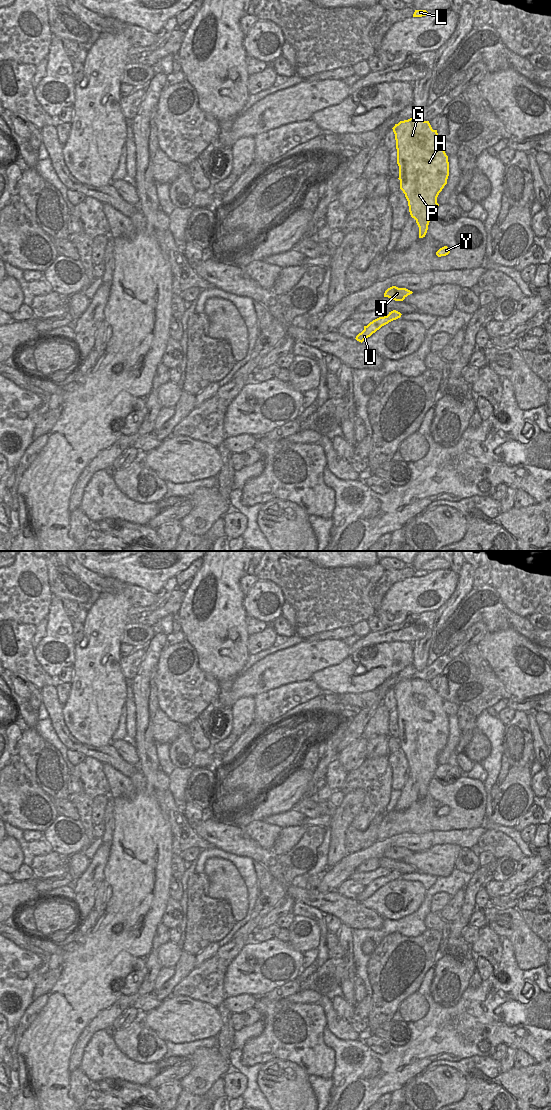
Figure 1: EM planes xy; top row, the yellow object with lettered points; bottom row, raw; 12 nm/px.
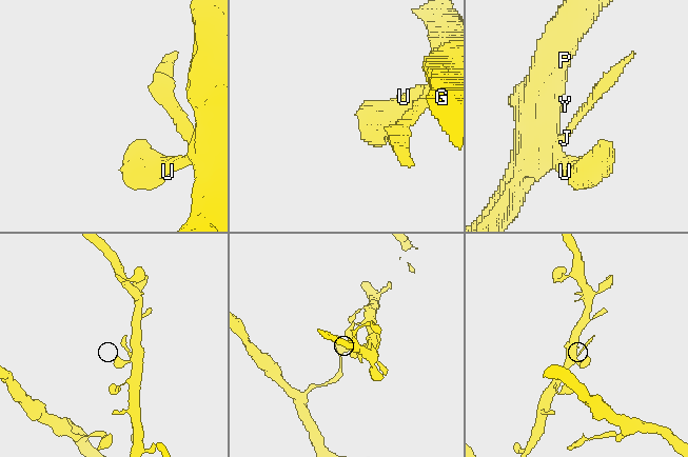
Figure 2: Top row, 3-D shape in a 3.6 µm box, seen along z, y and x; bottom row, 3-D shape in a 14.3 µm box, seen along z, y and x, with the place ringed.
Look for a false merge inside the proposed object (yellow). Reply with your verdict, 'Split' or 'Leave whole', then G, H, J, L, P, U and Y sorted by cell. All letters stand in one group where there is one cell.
Leave whole. Groups: G H J L P U Y.

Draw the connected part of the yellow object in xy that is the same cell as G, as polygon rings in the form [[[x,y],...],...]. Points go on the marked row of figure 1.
[[[410,118],[392,128],[395,134],[400,189],[408,201],[409,212],[419,227],[419,238],[425,237],[429,222],[439,206],[437,197],[447,184],[449,176],[448,156],[443,149],[444,140],[433,130],[429,121]]]

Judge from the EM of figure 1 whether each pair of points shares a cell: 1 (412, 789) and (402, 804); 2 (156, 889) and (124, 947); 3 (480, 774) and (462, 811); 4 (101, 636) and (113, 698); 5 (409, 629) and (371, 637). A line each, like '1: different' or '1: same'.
1: same
2: same
3: different
4: same
5: same

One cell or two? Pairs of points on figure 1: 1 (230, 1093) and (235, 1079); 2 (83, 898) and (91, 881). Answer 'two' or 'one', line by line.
1: one
2: one

